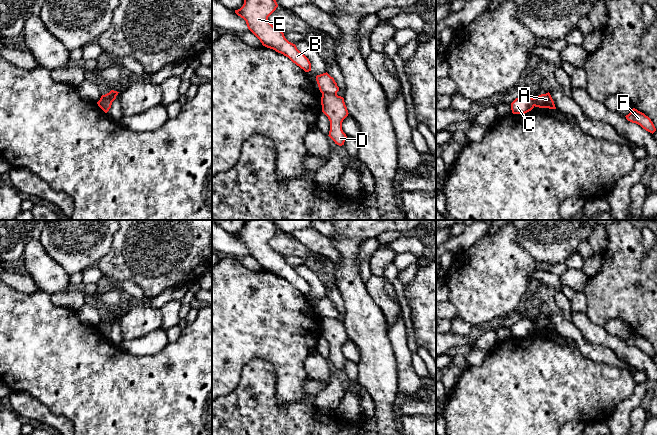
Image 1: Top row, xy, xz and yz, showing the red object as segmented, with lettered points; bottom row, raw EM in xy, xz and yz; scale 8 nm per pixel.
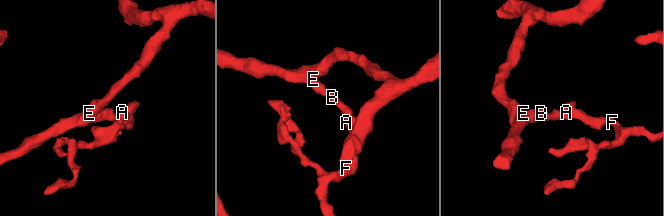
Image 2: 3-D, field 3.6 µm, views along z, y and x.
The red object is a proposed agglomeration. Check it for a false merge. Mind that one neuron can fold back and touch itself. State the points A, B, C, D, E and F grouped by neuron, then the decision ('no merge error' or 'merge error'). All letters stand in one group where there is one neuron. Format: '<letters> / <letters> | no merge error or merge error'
A D F / B C E | merge error

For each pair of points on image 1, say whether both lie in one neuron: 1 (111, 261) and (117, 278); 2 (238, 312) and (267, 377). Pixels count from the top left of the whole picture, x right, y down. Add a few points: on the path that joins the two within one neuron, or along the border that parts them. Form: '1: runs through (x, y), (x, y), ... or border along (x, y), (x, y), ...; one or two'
1: runs through (115, 265), (117, 267), (117, 274); one
2: border along (240, 373), (251, 360), (265, 359), (275, 376); two

